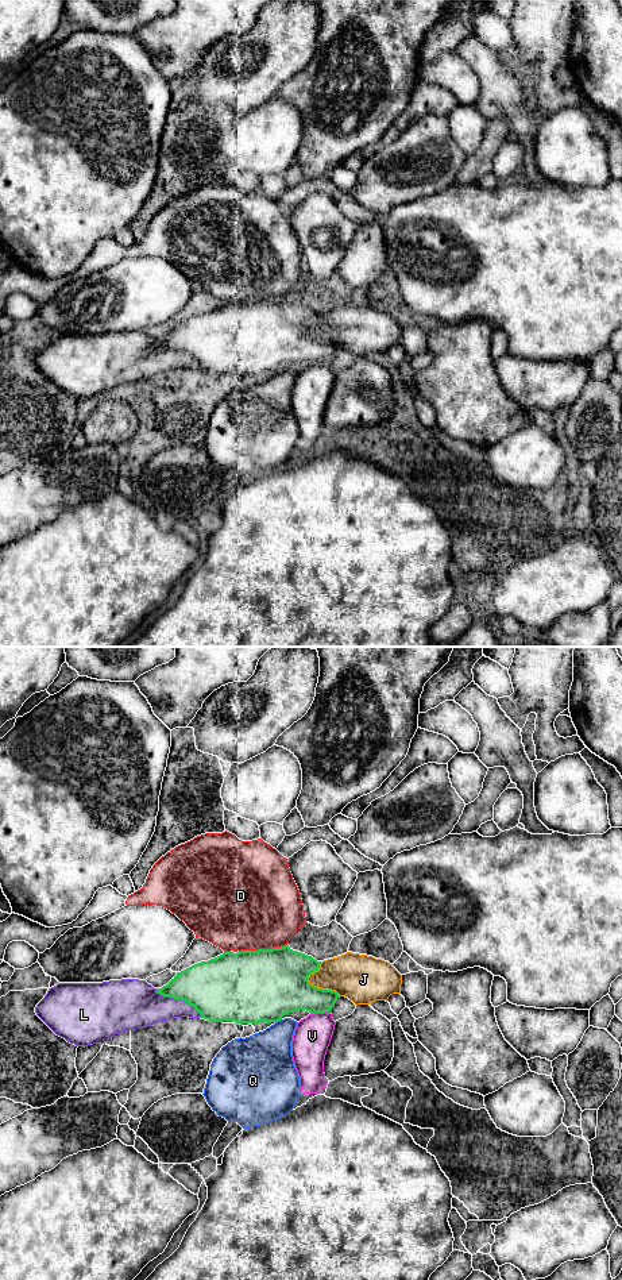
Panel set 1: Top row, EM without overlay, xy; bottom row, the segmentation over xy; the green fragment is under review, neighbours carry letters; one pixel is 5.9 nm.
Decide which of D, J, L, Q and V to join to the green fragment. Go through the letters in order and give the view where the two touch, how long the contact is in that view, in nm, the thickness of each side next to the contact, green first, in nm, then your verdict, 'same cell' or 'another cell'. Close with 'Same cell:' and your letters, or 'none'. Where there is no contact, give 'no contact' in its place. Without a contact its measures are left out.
D: xy | 300 nm | 440/500 nm | another cell
J: xy | 240 nm | 400/260 nm | same cell
L: xy | 320 nm | 360/280 nm | another cell
Q: xy | 50 nm | 440/320 nm | another cell
V: xy | 120 nm | 280/220 nm | another cell
Same cell: J

